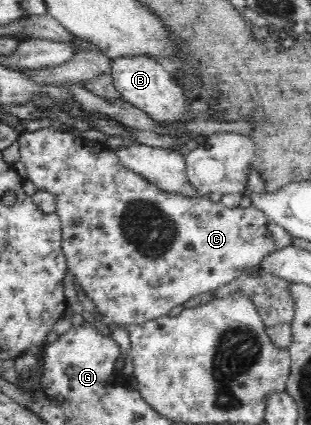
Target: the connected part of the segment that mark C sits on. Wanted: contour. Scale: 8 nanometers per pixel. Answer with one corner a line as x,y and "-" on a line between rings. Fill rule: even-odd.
52,127
35,130
34,132
22,132
17,138
17,142
19,143
19,160
26,167
26,179
35,184
36,190
48,191
54,196
54,202
56,202
55,212
62,227
62,251
66,258
67,269
70,274
76,276
77,287
94,302
94,306
98,310
94,320
102,328
108,329
110,324
114,324
114,326
137,325
167,315
172,308
183,305
196,295
216,291
218,288
232,282
246,268
261,265
262,260
265,260
269,254
274,254
278,250
284,250
294,244
292,236
285,228
271,222
262,210
256,208
253,204
249,208
228,208
221,201
212,201
209,195
190,198
160,190
141,174
124,166
120,162
119,156
104,143
84,139
80,135
62,131
60,128
53,130

